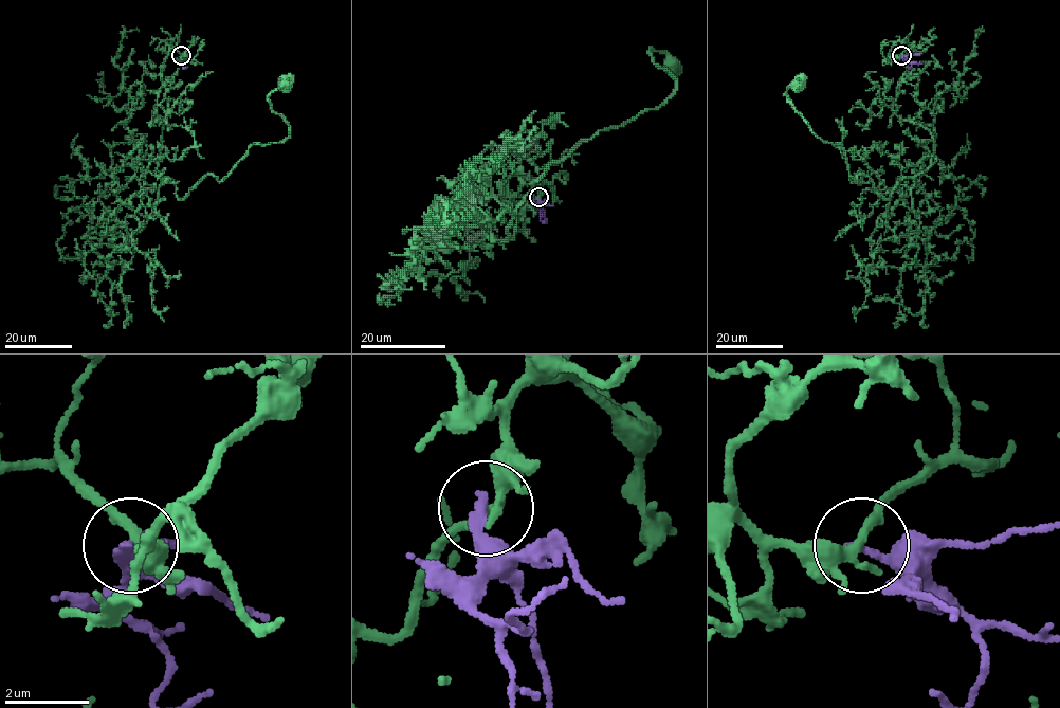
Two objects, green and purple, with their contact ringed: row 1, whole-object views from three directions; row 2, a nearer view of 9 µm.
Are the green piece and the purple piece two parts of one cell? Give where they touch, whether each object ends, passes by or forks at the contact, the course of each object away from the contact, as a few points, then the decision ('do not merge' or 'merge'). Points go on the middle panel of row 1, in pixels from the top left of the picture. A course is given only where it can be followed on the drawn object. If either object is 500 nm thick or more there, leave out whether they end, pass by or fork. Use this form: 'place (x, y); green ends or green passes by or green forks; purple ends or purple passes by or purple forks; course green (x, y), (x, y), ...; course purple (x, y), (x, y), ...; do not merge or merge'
place (538, 197); green forks; purple ends; course green (538, 197), (526, 210), (508, 184), (511, 238), (549, 165), (676, 88), (649, 52), (672, 70); course purple (538, 197), (537, 206), (541, 210), (546, 204); do not merge

